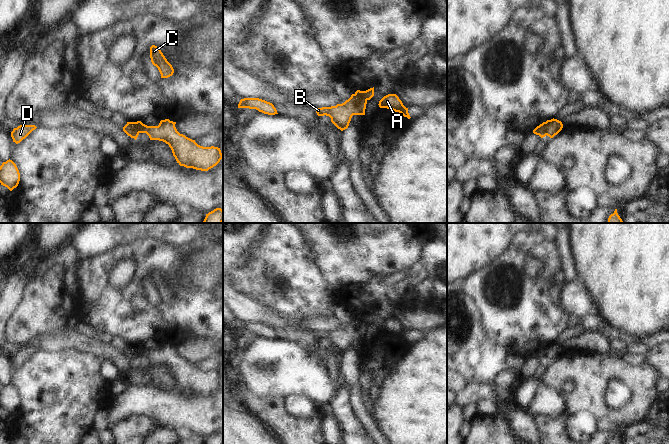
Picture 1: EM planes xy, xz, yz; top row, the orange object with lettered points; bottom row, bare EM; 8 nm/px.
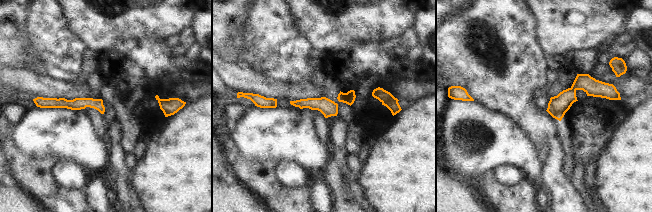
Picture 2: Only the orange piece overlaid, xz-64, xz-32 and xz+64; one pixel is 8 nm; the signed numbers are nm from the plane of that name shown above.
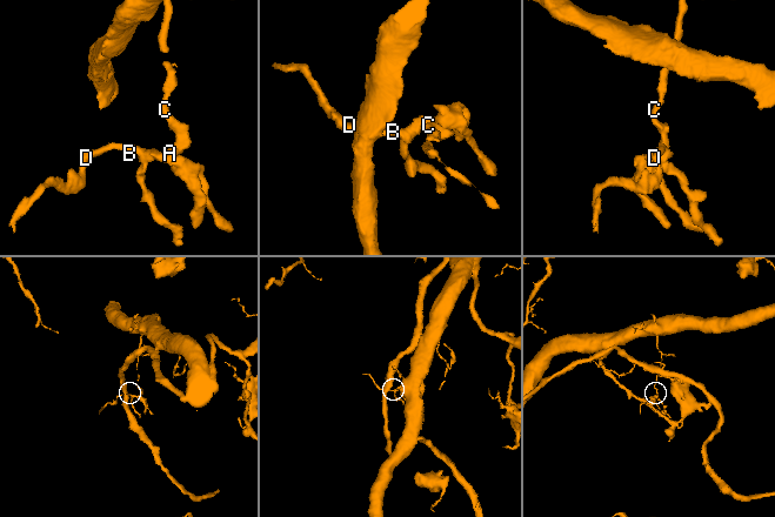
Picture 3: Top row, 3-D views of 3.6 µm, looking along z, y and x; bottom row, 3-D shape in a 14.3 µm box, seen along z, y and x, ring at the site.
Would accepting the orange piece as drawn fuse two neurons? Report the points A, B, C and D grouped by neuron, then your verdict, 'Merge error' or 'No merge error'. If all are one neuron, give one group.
Groups: A C / B D. Merge error

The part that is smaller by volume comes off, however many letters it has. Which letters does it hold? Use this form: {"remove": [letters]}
{"remove": ["B", "D"]}

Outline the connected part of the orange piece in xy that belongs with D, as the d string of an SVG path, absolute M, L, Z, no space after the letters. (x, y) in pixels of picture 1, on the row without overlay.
M20 349L17 352L14 352L11 356L13 366L15 366L16 368L20 367L36 352L37 351L35 349Z

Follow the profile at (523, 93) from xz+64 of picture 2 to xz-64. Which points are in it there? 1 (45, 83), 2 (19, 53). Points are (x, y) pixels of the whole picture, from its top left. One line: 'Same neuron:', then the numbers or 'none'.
Same neuron: none

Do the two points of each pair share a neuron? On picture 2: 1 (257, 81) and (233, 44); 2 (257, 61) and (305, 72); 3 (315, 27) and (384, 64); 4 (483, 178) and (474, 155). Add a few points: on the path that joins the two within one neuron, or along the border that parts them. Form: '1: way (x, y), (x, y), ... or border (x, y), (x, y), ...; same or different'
1: border (222, 59), (245, 66); different
2: way (269, 61), (288, 61), (293, 66); same
3: border (372, 39), (355, 40), (345, 47), (326, 51); different
4: border (492, 169), (486, 172), (479, 172), (473, 177); different

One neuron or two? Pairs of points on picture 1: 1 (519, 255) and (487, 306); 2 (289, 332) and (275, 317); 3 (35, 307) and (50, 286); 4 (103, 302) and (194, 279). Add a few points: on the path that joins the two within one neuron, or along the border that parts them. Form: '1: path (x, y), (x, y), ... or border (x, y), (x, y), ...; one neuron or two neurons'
1: path (503, 263), (495, 265), (486, 274), (483, 290); one neuron
2: border (273, 327), (297, 325), (307, 330); two neurons
3: path (40, 302), (46, 296), (47, 291); one neuron
4: border (196, 289), (186, 289), (177, 286), (172, 290); two neurons

